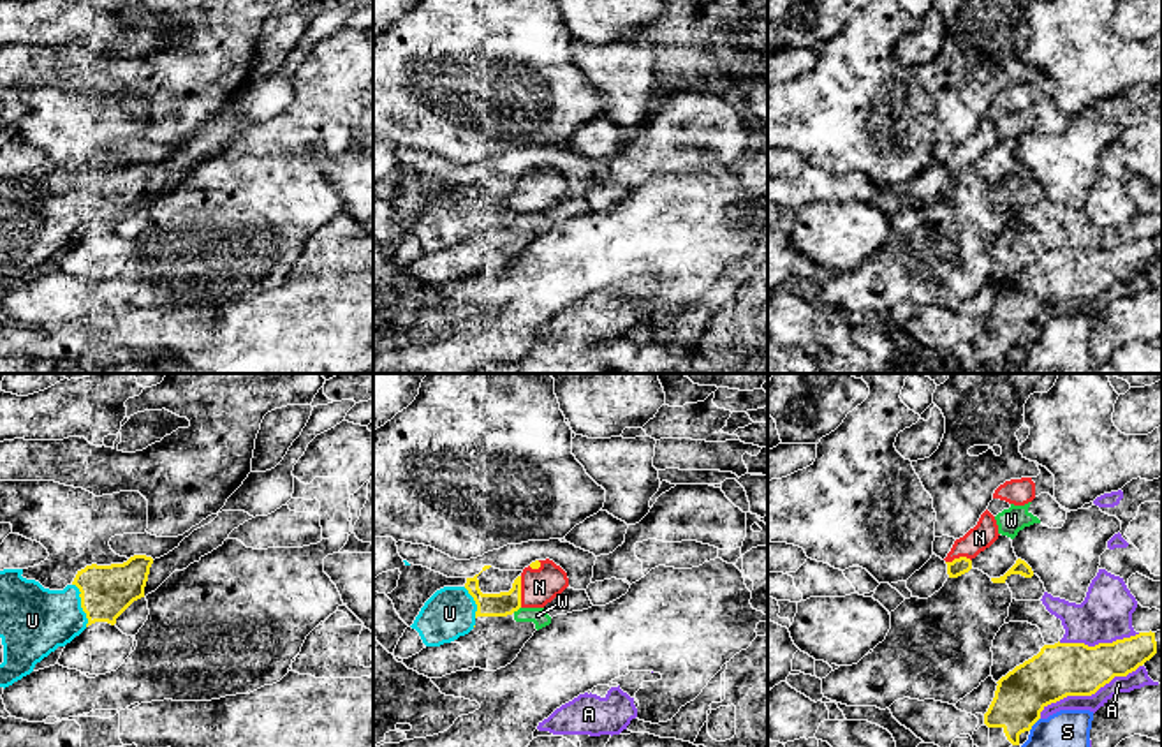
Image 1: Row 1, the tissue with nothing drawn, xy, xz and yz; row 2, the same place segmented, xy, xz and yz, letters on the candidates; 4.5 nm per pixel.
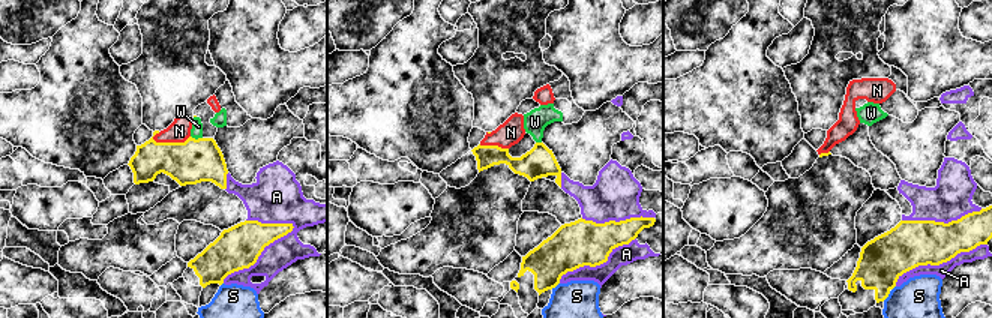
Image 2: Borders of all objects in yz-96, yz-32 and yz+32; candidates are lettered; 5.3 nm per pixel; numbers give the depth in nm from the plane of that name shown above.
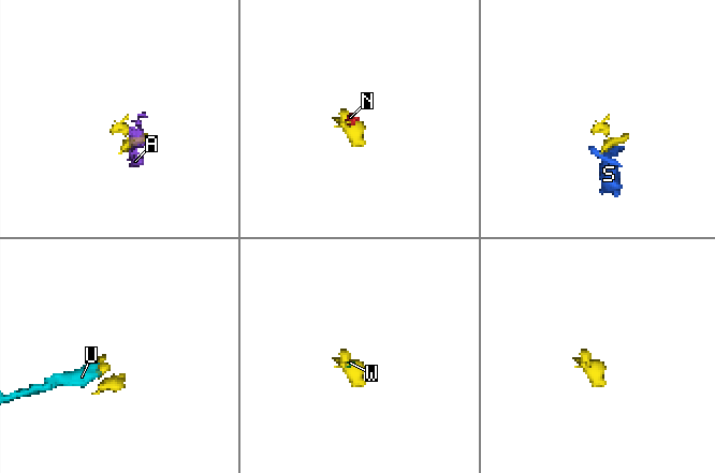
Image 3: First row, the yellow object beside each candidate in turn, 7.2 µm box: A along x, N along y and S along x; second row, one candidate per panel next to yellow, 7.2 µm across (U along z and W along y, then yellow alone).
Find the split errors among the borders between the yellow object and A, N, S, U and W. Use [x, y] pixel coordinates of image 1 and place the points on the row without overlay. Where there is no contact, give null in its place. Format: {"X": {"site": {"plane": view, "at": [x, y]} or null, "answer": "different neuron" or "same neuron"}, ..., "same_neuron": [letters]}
{"A": {"site": {"plane": "yz", "at": [1088, 300]}, "answer": "different neuron"}, "N": {"site": {"plane": "xz", "at": [520, 198]}, "answer": "same neuron"}, "S": {"site": {"plane": "yz", "at": [1034, 328]}, "answer": "different neuron"}, "U": {"site": {"plane": "xy", "at": [81, 210]}, "answer": "same neuron"}, "W": {"site": {"plane": "xz", "at": [516, 215]}, "answer": "different neuron"}, "same_neuron": ["N", "U"]}

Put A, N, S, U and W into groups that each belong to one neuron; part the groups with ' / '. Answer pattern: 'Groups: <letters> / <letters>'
Groups: A / N U / S / W

